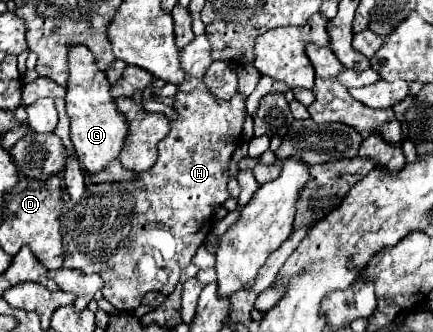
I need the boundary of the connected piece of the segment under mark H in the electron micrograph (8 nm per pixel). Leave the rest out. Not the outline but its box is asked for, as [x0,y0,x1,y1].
[62,36,244,312]

